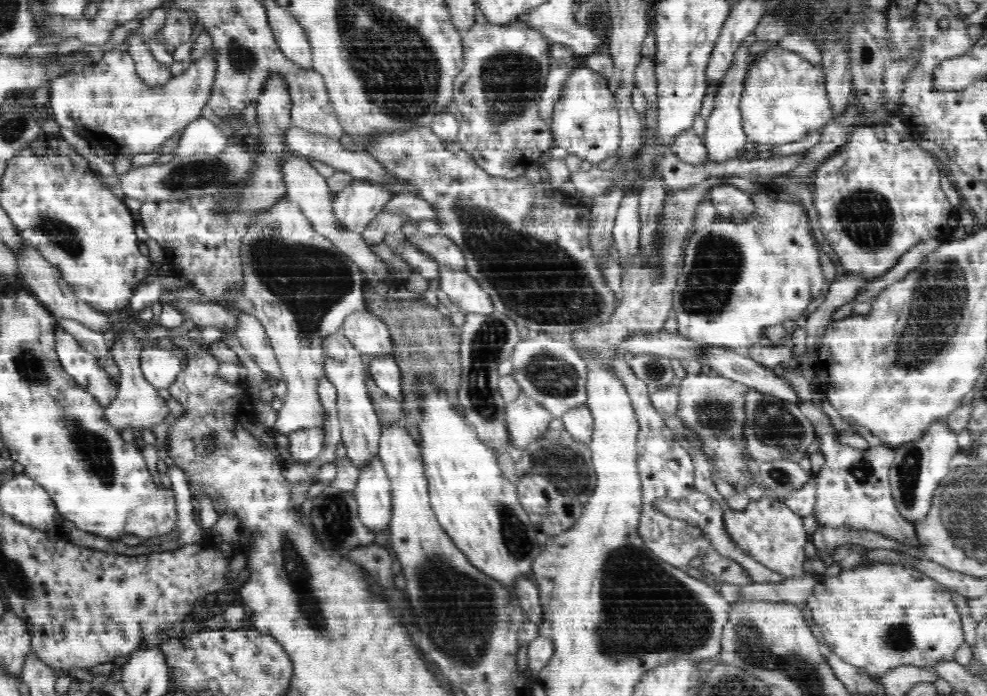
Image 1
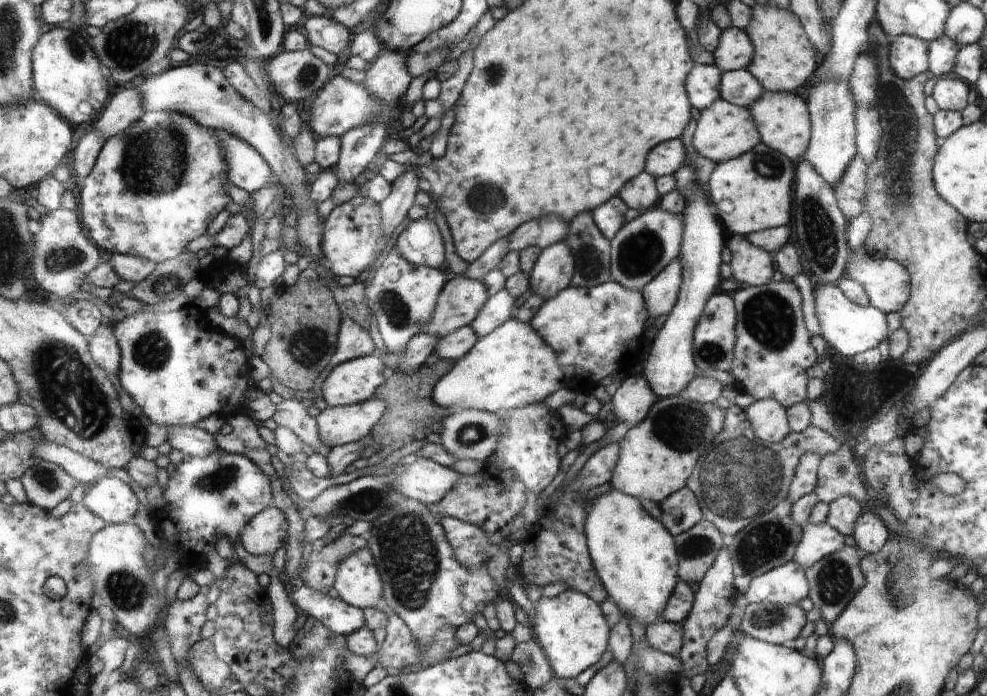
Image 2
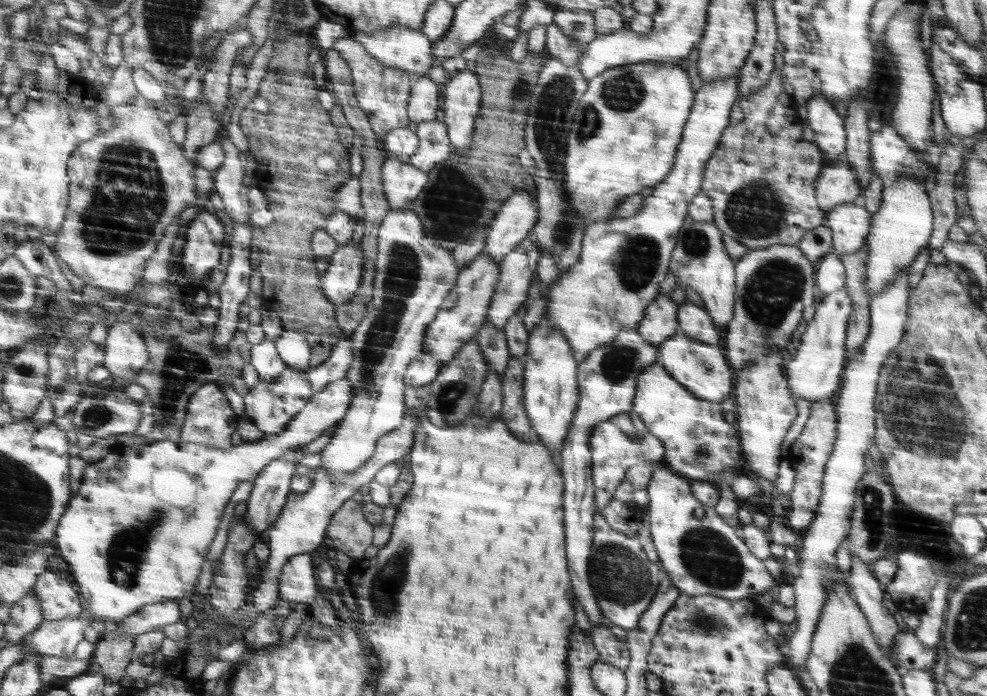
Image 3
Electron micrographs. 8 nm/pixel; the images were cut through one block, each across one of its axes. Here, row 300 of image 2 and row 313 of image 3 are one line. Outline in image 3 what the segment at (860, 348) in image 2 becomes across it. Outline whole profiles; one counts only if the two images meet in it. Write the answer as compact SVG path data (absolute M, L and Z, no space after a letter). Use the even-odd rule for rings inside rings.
M846 286L828 293L815 306L815 315L806 330L801 334L801 343L794 357L788 357L787 377L789 389L795 402L805 398L811 404L814 401L834 399L844 377L848 363L849 319L853 316L853 299Z

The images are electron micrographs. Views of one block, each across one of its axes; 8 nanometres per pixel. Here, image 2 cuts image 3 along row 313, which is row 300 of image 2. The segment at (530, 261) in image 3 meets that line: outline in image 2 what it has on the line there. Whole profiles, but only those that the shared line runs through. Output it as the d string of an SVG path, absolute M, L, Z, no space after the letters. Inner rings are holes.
M504 288L500 292L496 292L494 296L489 296L484 309L478 317L469 325L476 332L478 338L484 338L493 330L496 330L503 322L510 319L512 308L514 308L514 298Z

